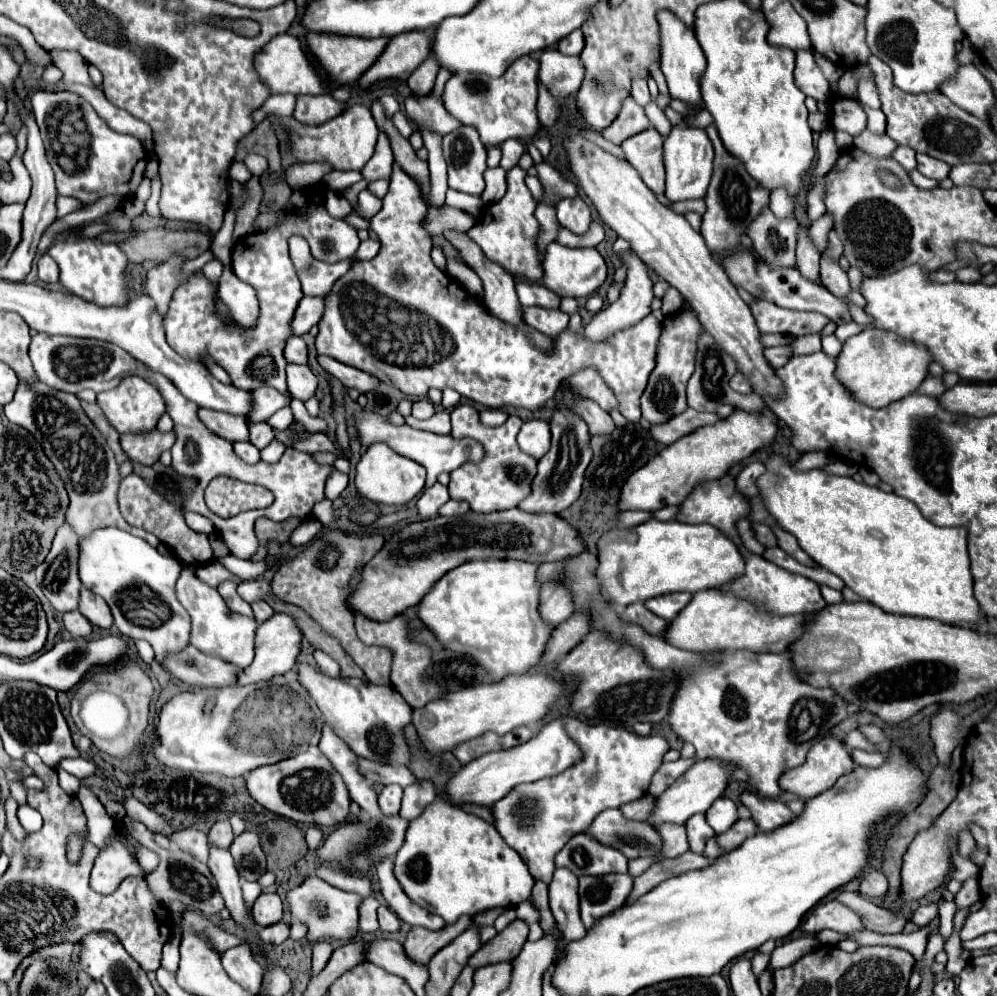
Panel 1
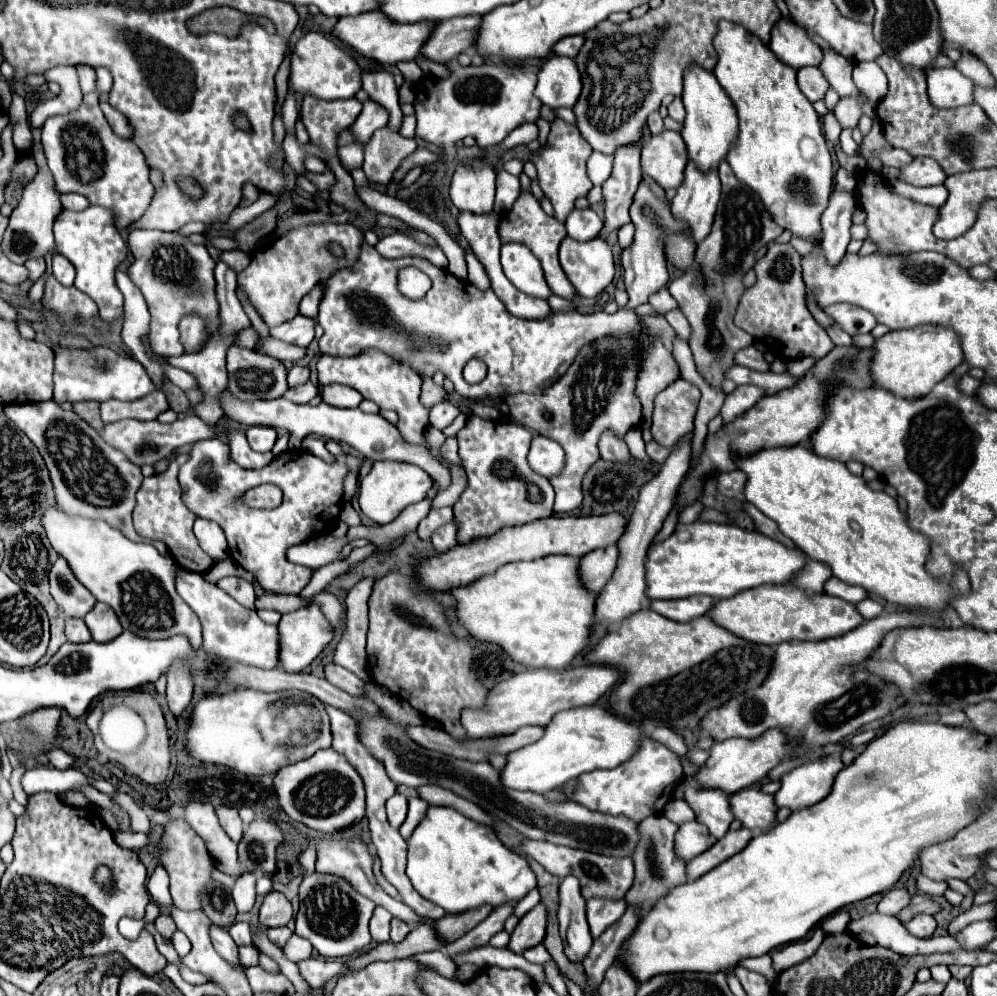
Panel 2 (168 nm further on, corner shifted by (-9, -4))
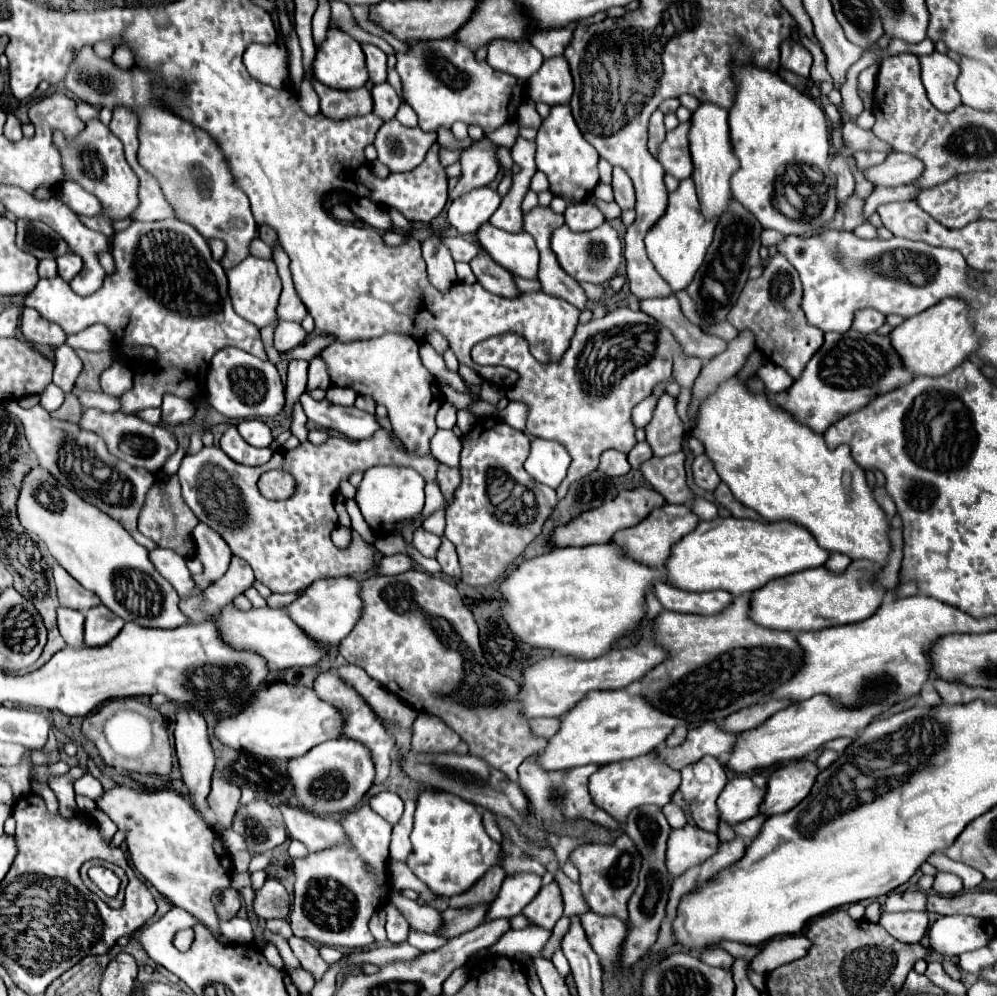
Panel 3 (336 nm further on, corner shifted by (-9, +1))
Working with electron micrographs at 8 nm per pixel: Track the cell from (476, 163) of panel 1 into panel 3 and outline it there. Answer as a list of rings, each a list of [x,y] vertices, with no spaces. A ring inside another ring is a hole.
[[[477,187],[469,193],[457,197],[449,207],[449,223],[461,233],[477,233],[481,223],[487,223],[489,217],[499,207],[501,197],[491,187]]]

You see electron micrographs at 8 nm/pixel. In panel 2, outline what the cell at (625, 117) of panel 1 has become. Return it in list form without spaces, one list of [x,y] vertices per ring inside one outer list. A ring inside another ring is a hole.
[[[633,144],[629,148],[619,148],[615,152],[613,174],[603,184],[603,196],[607,198],[607,220],[605,220],[603,236],[631,222],[629,206],[633,202],[633,194],[643,174],[639,166],[639,150],[641,144]]]

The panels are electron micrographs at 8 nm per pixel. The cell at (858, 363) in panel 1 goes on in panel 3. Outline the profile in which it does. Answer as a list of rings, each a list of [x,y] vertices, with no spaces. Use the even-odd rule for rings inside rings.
[[[943,299],[943,303],[937,303],[935,307],[905,319],[889,333],[889,339],[903,361],[903,367],[911,375],[923,377],[941,377],[953,371],[979,345],[979,337],[967,321],[967,307],[961,299]]]

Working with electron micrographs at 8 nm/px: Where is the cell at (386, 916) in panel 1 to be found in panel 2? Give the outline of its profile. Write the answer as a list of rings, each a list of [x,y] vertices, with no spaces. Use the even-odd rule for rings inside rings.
[[[397,918],[391,920],[391,942],[401,942],[409,932],[411,928],[403,920],[397,920]]]

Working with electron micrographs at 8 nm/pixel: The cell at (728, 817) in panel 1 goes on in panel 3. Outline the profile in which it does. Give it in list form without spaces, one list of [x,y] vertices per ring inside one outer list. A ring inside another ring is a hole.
[[[703,757],[701,761],[687,765],[681,775],[683,781],[679,791],[683,795],[683,801],[689,805],[693,821],[697,823],[697,827],[709,833],[717,833],[717,799],[727,783],[723,765],[715,757]]]

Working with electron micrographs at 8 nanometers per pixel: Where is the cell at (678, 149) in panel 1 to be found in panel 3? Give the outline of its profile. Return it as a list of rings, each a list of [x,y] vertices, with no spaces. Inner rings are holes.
[[[691,177],[683,179],[679,183],[677,191],[673,191],[669,195],[669,207],[667,207],[665,215],[659,219],[659,223],[653,227],[653,231],[649,231],[645,237],[649,259],[653,261],[659,275],[671,285],[673,291],[681,291],[691,283],[691,279],[697,273],[699,265],[703,263],[705,251],[713,239],[715,225],[717,223],[709,223],[709,219],[705,219],[701,215],[693,179]]]

